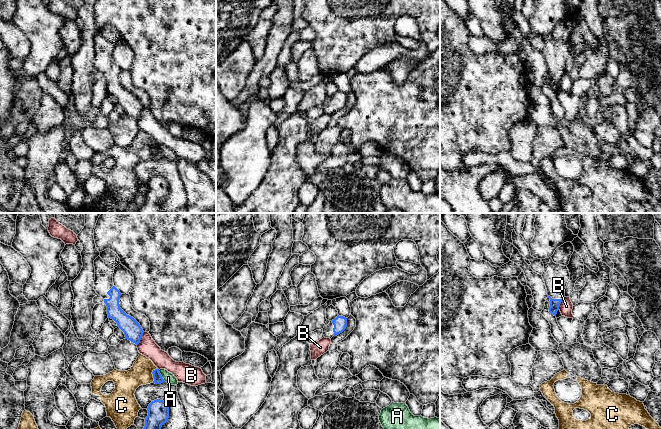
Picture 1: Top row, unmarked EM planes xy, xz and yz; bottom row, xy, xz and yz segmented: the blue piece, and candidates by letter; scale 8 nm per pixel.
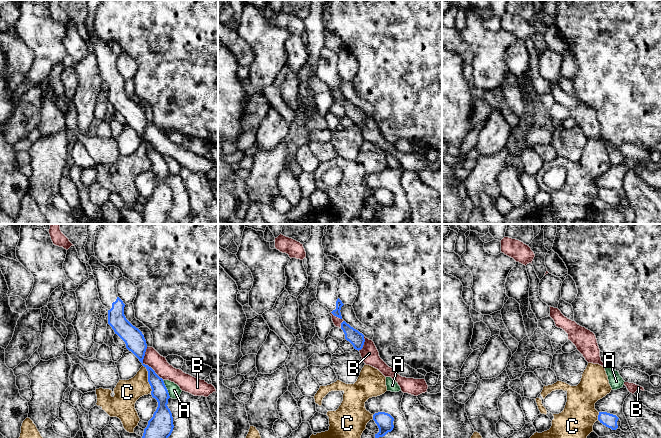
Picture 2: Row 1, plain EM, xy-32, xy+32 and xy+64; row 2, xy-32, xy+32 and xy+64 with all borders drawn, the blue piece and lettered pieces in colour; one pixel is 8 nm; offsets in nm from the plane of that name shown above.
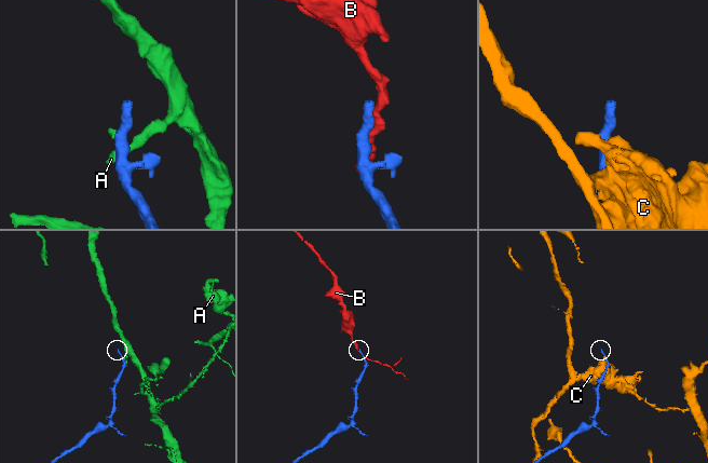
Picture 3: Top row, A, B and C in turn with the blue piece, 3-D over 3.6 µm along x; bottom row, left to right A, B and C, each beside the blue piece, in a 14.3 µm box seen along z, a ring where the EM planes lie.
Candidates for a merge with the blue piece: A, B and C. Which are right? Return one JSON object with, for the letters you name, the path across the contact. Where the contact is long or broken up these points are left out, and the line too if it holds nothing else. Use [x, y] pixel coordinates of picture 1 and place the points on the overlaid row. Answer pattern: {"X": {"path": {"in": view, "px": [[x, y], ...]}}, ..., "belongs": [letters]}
{"belongs": []}

